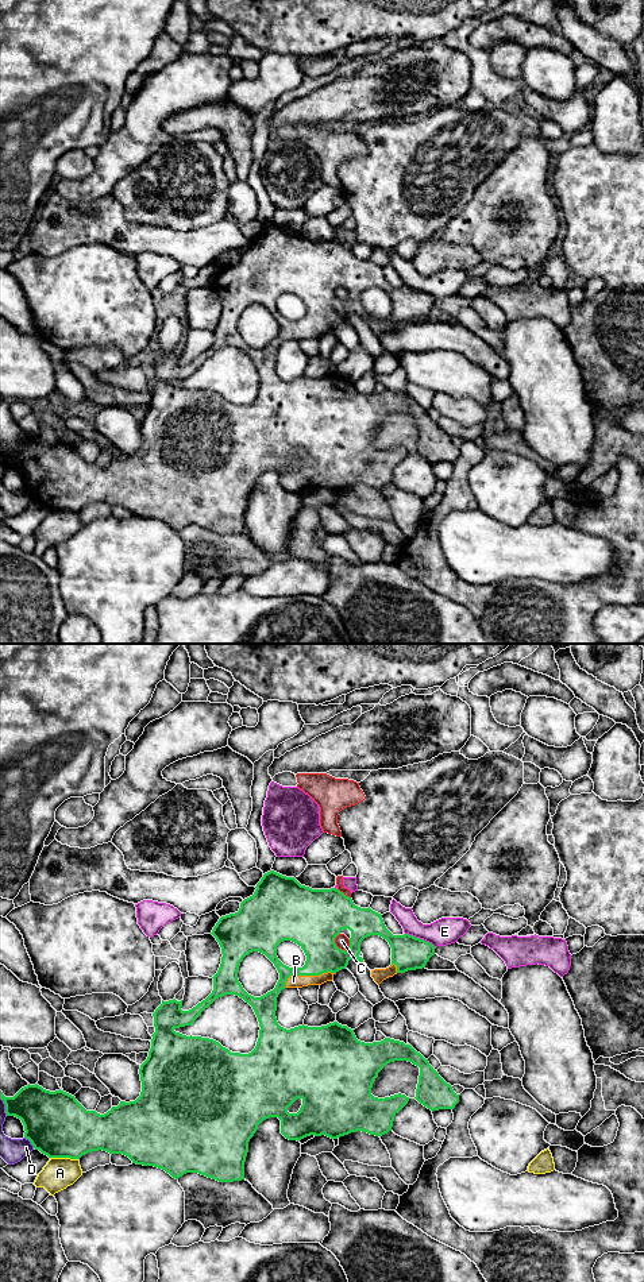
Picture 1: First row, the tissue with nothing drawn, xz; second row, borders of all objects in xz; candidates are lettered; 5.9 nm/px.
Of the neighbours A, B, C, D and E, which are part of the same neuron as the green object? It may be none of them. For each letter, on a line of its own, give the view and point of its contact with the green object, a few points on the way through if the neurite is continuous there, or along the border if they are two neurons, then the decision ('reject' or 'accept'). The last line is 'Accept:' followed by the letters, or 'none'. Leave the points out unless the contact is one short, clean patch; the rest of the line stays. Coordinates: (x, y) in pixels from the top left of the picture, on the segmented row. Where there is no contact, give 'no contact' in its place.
A: meets green in xz at (64, 1157); reject
B: meets green in xz at (307, 974); accept
C: meets green in xz at (335, 945); reject
D: meets green in xz at (30, 1140); reject
E: meets green in xz at (419, 938); reject
Accept: B

